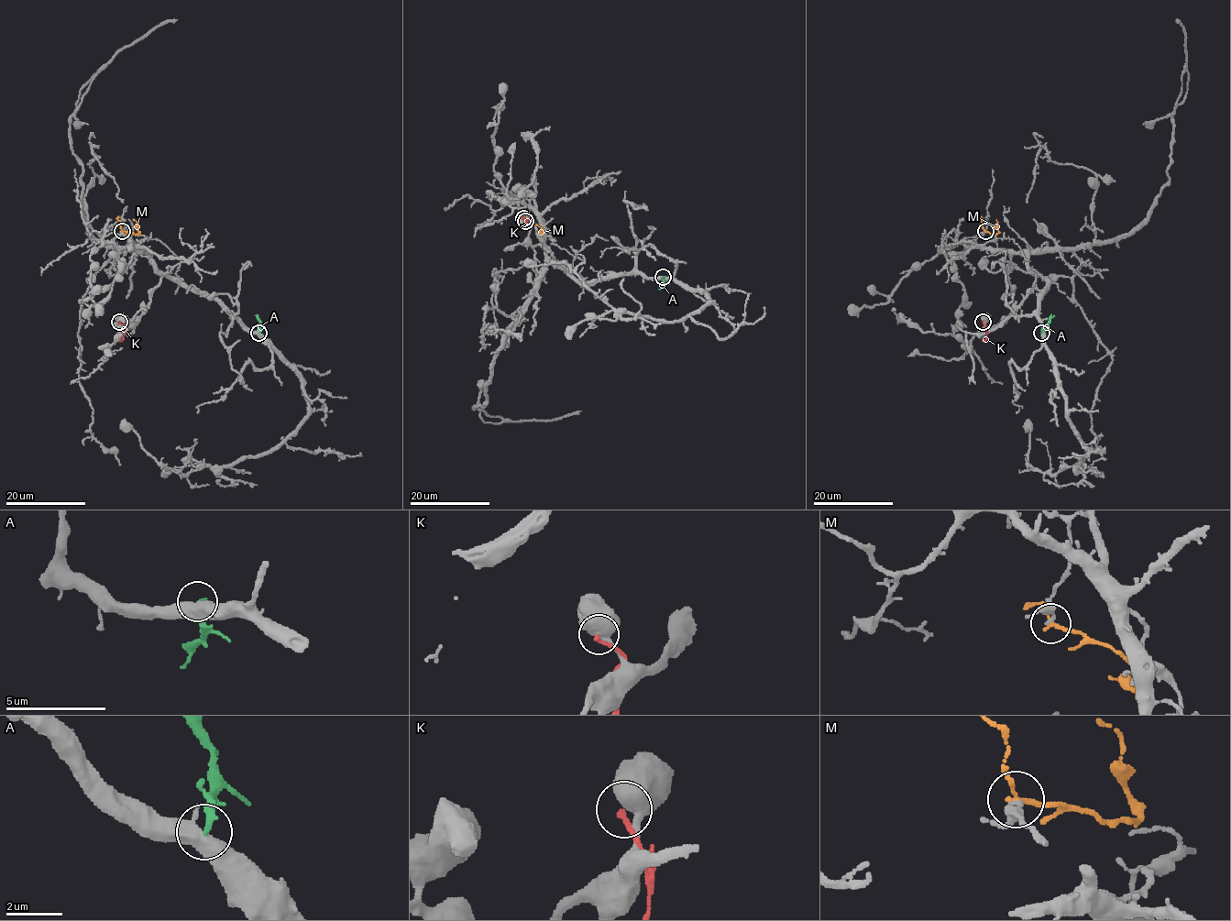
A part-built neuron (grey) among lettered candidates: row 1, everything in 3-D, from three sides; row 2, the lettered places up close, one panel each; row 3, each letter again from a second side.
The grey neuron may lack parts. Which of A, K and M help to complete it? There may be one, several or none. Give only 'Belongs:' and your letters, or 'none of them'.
Belongs: none of them

